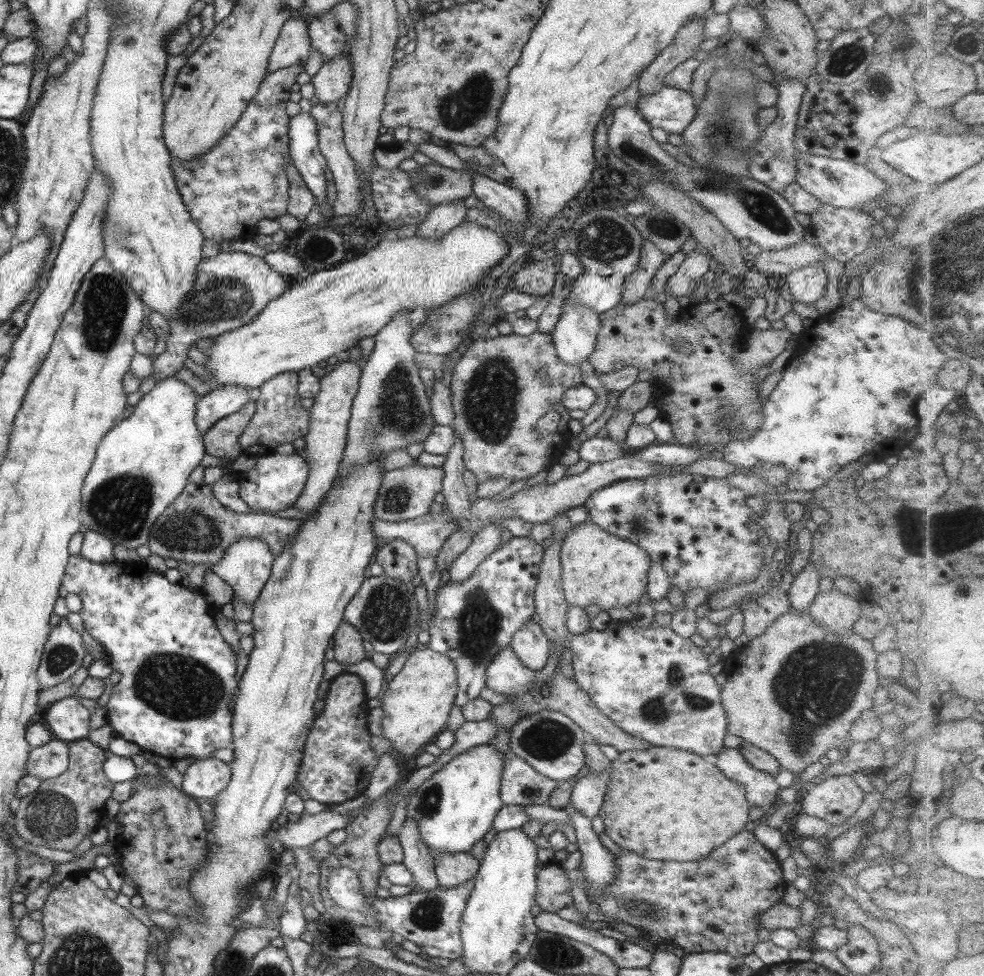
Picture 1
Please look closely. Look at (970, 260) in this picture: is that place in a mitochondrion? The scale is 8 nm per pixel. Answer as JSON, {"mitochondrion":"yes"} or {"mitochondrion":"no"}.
{"mitochondrion":"yes"}

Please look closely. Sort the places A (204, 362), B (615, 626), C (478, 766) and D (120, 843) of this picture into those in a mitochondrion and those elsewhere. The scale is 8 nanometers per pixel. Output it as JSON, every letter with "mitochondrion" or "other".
{"A":"other","B":"other","C":"other","D":"other"}

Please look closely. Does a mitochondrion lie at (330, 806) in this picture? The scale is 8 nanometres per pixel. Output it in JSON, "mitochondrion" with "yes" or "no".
{"mitochondrion":"no"}

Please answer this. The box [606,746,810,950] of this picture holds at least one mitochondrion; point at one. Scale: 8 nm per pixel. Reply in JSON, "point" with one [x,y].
{"point":[651,914]}

